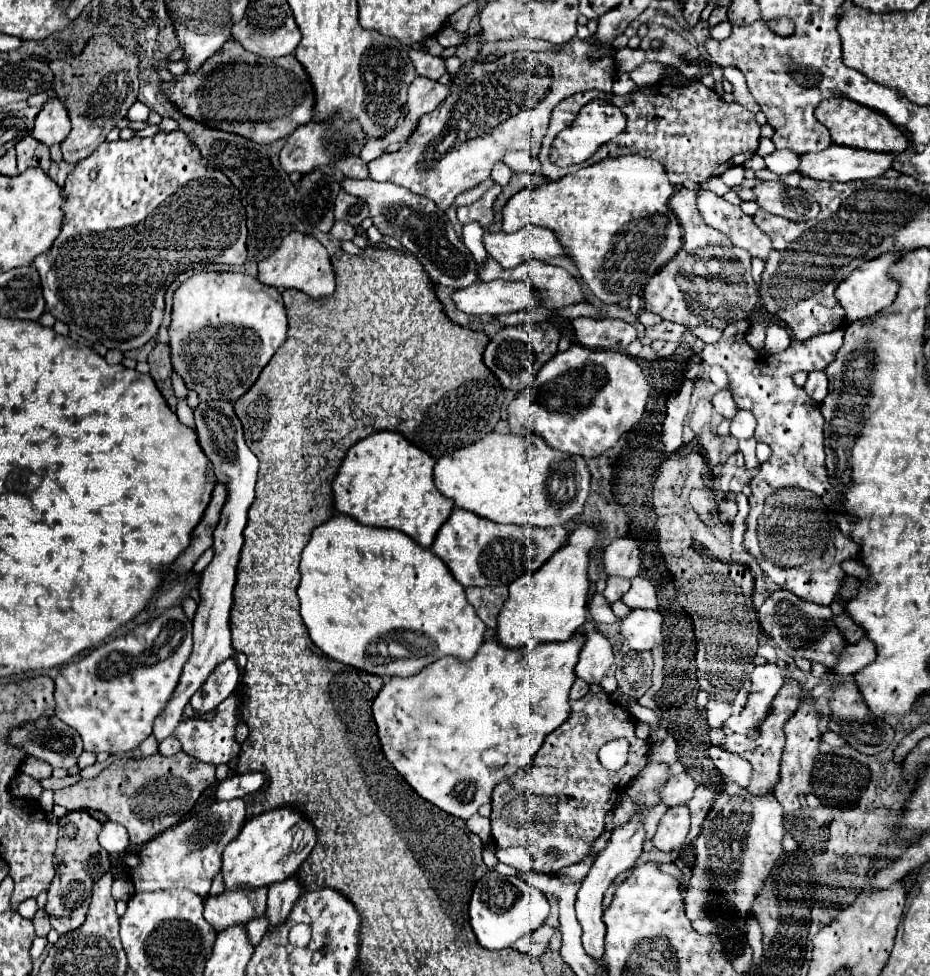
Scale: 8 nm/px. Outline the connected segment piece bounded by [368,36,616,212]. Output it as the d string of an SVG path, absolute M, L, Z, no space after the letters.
M574 36L570 42L562 44L562 46L556 48L556 50L546 50L546 52L508 52L508 54L504 54L504 56L498 58L498 60L486 60L486 62L474 64L474 68L472 68L462 80L452 82L448 98L446 98L434 112L428 112L428 114L424 114L424 116L420 118L418 128L412 132L412 136L404 142L404 146L402 146L398 152L384 154L384 156L380 156L380 158L368 162L370 178L376 180L376 182L392 182L392 184L398 184L398 186L402 186L402 188L408 188L408 190L414 192L414 194L426 196L426 198L434 200L436 206L440 206L440 210L446 212L446 210L454 204L454 198L456 198L460 192L470 190L470 188L478 186L482 180L486 180L486 178L490 176L492 164L496 164L506 152L510 152L510 150L524 150L524 152L528 152L532 158L536 158L538 152L540 152L542 138L546 136L546 130L548 130L550 114L552 114L552 110L554 110L554 106L556 106L558 102L562 102L564 98L572 96L572 94L576 94L576 92L586 92L586 90L600 90L600 92L606 92L606 94L612 92L612 82L614 82L614 76L616 76L616 68L614 68L614 60L612 60L612 54L614 54L614 52L610 50L610 54L608 54L606 58L600 58L600 60L590 62L590 60L588 60L588 52L592 52L592 50L596 50L596 48L594 48L590 42L580 40L578 36Z

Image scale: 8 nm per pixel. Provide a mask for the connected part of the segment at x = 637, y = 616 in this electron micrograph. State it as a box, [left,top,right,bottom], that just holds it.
[618,610,664,652]

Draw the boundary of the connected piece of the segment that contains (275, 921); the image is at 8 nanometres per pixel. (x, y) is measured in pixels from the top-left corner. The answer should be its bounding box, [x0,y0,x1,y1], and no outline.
[266,876,300,930]

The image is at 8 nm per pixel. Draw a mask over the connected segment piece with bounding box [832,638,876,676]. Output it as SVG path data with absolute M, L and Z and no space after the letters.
M862 638L858 644L852 644L842 652L842 660L832 672L840 674L840 676L848 676L848 674L854 674L858 668L872 664L874 658L876 658L874 644L870 644L866 638Z

